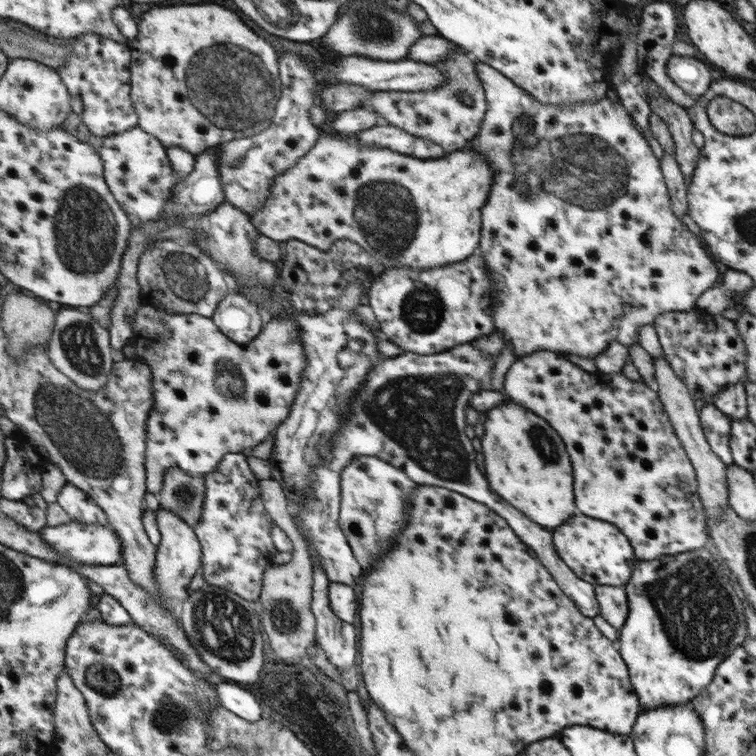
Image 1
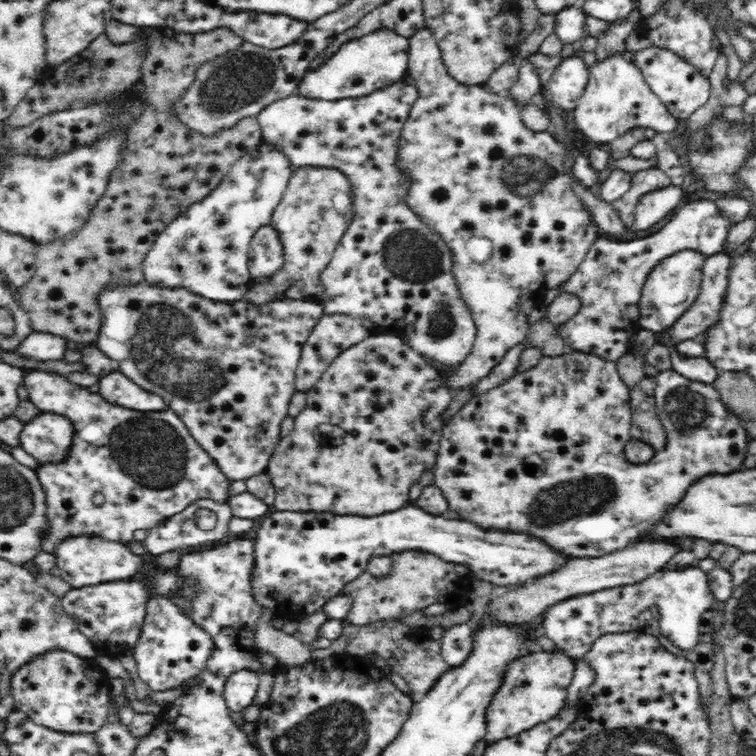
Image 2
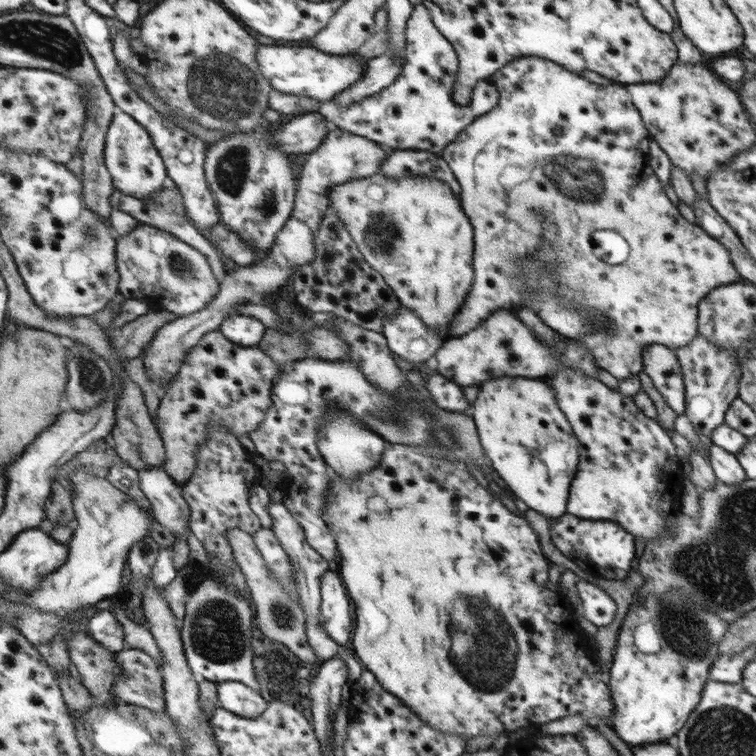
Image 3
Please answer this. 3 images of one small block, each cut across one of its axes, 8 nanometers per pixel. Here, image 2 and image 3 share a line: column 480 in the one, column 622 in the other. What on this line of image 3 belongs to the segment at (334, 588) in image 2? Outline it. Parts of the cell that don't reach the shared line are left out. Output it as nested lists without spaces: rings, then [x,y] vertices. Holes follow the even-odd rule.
[[[565,512],[550,526],[549,536],[553,546],[586,573],[607,580],[623,580],[629,572],[635,553],[634,535],[616,522],[582,519]]]

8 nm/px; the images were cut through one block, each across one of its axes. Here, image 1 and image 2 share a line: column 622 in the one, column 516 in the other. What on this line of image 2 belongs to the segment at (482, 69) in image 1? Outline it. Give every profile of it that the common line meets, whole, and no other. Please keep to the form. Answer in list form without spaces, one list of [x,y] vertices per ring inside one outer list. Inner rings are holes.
[[[426,28],[409,38],[407,74],[413,78],[419,95],[398,138],[394,164],[408,187],[404,203],[449,246],[455,282],[477,330],[472,351],[464,362],[443,374],[446,387],[455,392],[490,374],[512,348],[524,341],[529,315],[544,308],[546,293],[562,286],[578,270],[600,232],[596,232],[592,215],[584,210],[571,187],[565,167],[565,144],[556,140],[553,131],[534,132],[526,128],[512,99],[496,95],[486,86],[468,86],[450,77],[440,47]],[[472,237],[492,241],[488,260],[476,262],[469,257],[466,243]]]

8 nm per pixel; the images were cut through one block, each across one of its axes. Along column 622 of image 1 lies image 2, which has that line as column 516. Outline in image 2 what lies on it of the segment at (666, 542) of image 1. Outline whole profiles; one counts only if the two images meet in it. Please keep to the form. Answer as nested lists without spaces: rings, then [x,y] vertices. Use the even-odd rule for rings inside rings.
[[[568,351],[564,355],[555,357],[543,356],[538,364],[530,370],[510,377],[505,383],[492,387],[481,395],[473,395],[462,410],[444,425],[442,438],[439,441],[436,465],[433,468],[434,484],[441,489],[446,497],[448,510],[458,512],[464,521],[476,523],[482,529],[534,534],[534,537],[542,538],[542,542],[546,542],[550,548],[562,546],[562,550],[570,550],[570,554],[574,554],[574,558],[586,558],[586,554],[594,554],[594,558],[598,558],[598,556],[610,554],[614,550],[622,550],[628,544],[634,544],[634,540],[640,538],[642,534],[646,534],[646,526],[650,526],[650,522],[654,522],[654,518],[658,518],[658,514],[662,514],[662,510],[666,510],[666,506],[670,506],[670,502],[678,502],[678,494],[682,494],[682,490],[686,490],[686,482],[690,482],[690,478],[698,478],[698,474],[710,474],[710,470],[742,470],[742,462],[746,458],[747,446],[750,442],[744,422],[740,421],[734,413],[728,411],[728,407],[721,401],[719,392],[713,384],[690,380],[678,374],[674,369],[660,371],[655,376],[655,381],[656,413],[664,427],[664,433],[666,433],[666,446],[655,451],[656,456],[642,464],[632,464],[625,457],[626,443],[632,438],[630,389],[620,378],[615,362],[578,351]],[[532,452],[539,455],[542,460],[546,460],[546,470],[540,476],[530,476],[526,472],[524,460],[528,454],[531,456]]]

